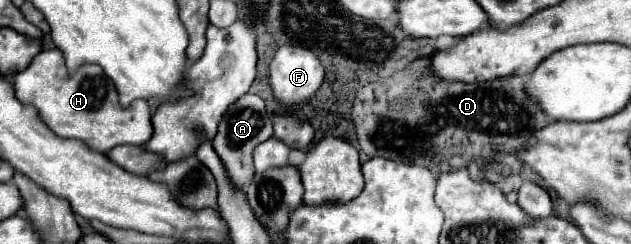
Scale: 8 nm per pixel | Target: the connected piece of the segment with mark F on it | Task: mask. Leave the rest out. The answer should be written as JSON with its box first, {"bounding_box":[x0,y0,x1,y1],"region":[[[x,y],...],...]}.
{"bounding_box":[270,46,324,108],"region":[[[280,46],[270,62],[270,86],[288,108],[306,102],[322,84],[324,68],[320,58],[302,46]]]}

